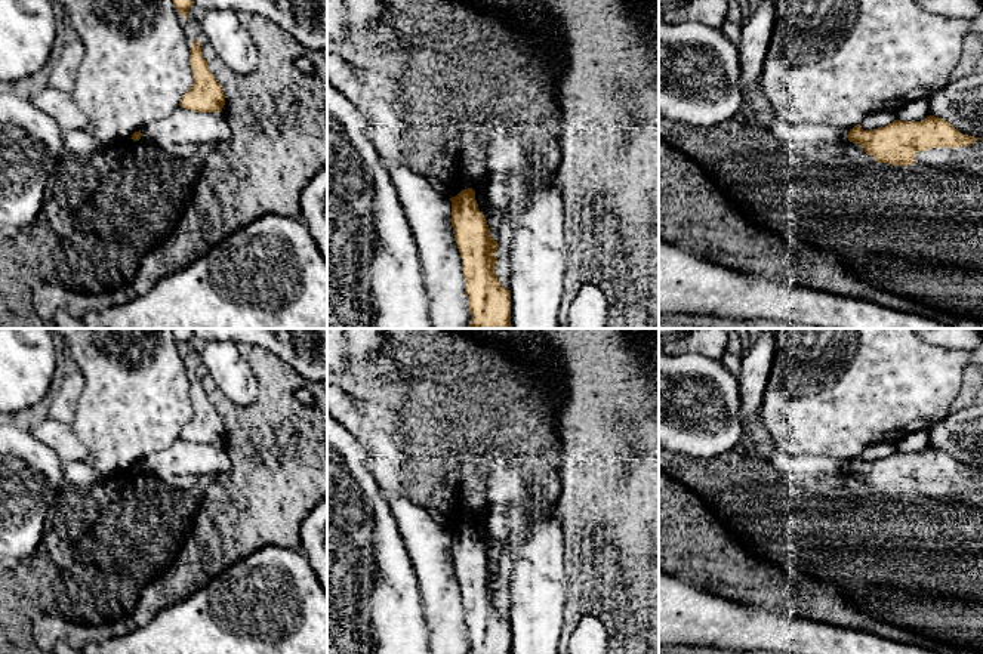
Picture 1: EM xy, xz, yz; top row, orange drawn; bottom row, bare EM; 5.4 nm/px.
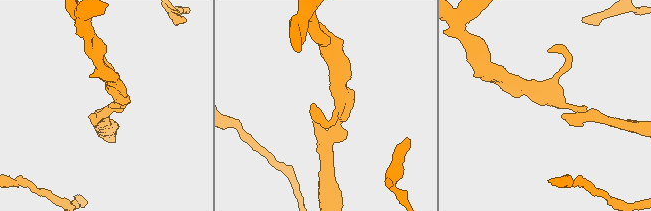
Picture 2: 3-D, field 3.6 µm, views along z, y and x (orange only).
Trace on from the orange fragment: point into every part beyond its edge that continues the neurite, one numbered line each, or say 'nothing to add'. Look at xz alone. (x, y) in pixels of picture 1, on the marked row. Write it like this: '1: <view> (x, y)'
nothing to add

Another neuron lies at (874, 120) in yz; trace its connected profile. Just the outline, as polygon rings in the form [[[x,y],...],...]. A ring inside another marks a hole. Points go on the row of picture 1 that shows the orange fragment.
[[[893,111],[870,112],[862,120],[860,127],[863,130],[873,130],[878,127],[885,127],[894,120],[897,120],[897,117],[896,117],[896,112]]]

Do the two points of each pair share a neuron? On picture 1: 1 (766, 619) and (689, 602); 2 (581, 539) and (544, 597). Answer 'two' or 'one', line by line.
1: one
2: two

